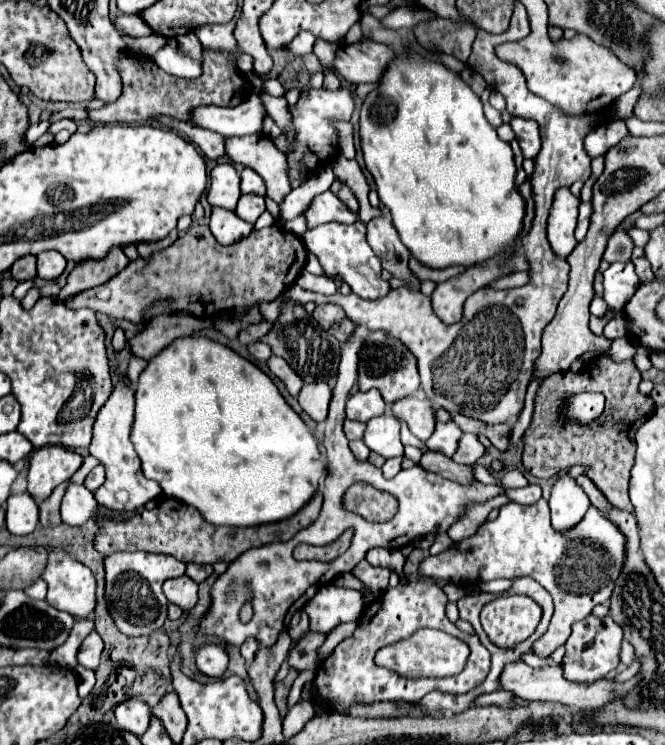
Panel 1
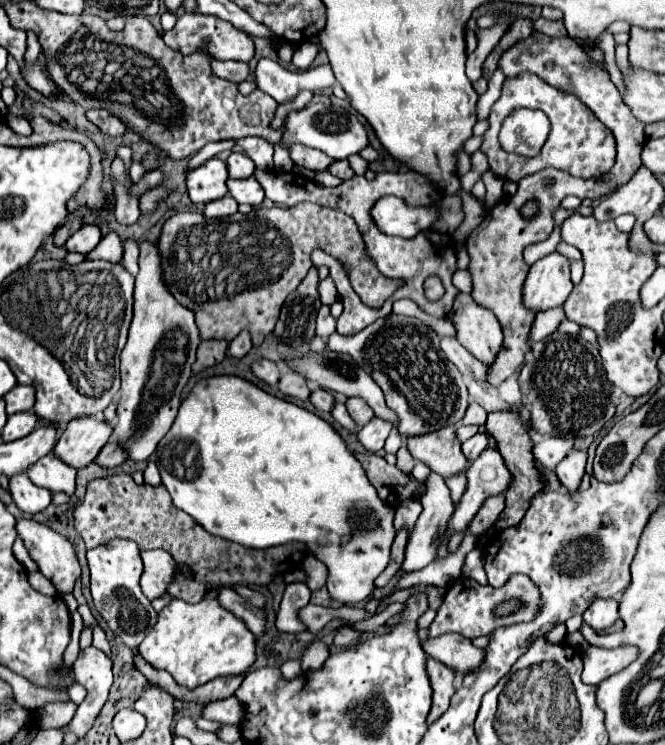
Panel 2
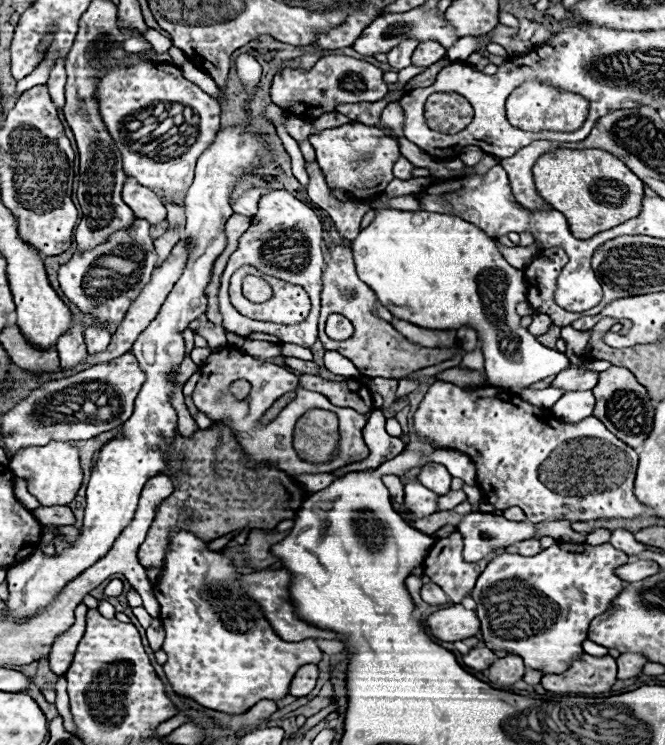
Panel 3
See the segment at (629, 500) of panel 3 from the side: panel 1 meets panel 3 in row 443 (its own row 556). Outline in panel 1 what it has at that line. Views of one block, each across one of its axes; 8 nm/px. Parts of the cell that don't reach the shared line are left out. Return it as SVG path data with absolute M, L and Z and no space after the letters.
M542 498L532 506L520 506L514 502L504 504L494 522L484 522L474 536L452 544L436 556L424 558L418 572L424 578L454 586L490 582L496 578L534 578L550 592L554 600L550 626L546 634L536 640L534 652L538 656L548 656L558 646L566 644L572 624L584 620L596 604L610 598L622 560L624 536L594 506L588 508L584 520L572 528L572 532L558 534L550 524L548 502Z

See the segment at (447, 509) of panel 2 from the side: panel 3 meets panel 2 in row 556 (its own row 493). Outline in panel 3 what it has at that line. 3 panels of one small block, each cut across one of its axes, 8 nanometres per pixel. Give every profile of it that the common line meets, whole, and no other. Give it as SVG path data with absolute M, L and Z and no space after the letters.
M410 482L404 486L404 506L414 518L424 518L434 514L438 510L436 500L438 500L438 494L424 488L422 484Z

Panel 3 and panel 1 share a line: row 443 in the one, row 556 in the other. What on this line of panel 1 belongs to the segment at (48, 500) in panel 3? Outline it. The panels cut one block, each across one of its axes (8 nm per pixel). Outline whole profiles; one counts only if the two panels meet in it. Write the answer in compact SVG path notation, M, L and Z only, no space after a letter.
M54 550L50 552L50 562L42 578L48 584L48 604L58 610L70 612L76 618L94 616L96 578L82 562L64 552Z

